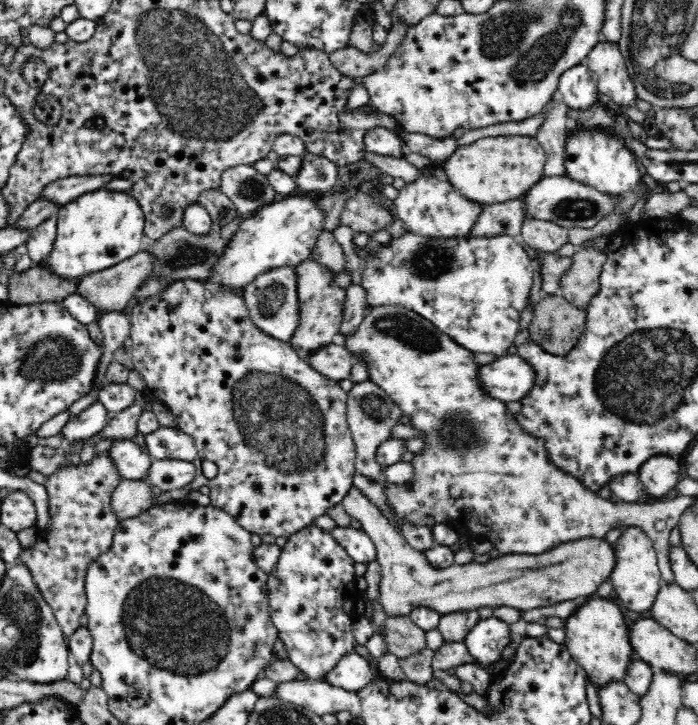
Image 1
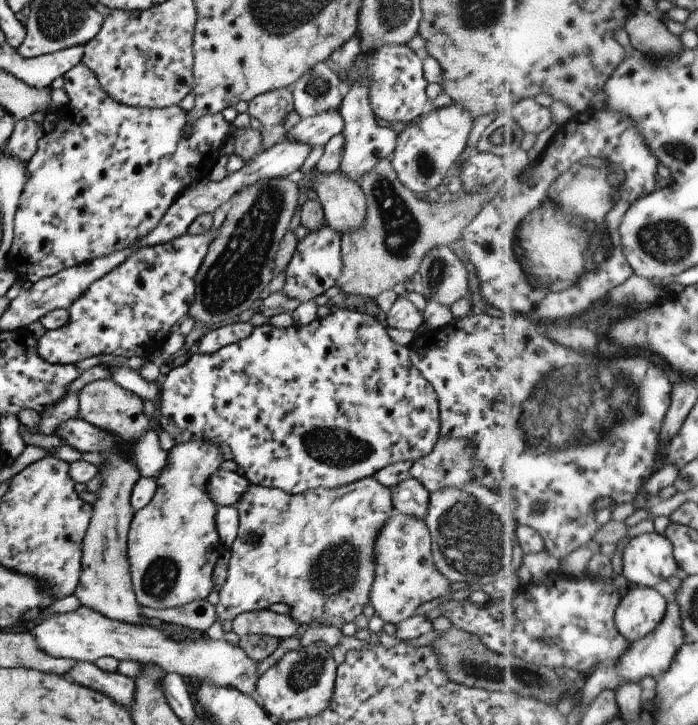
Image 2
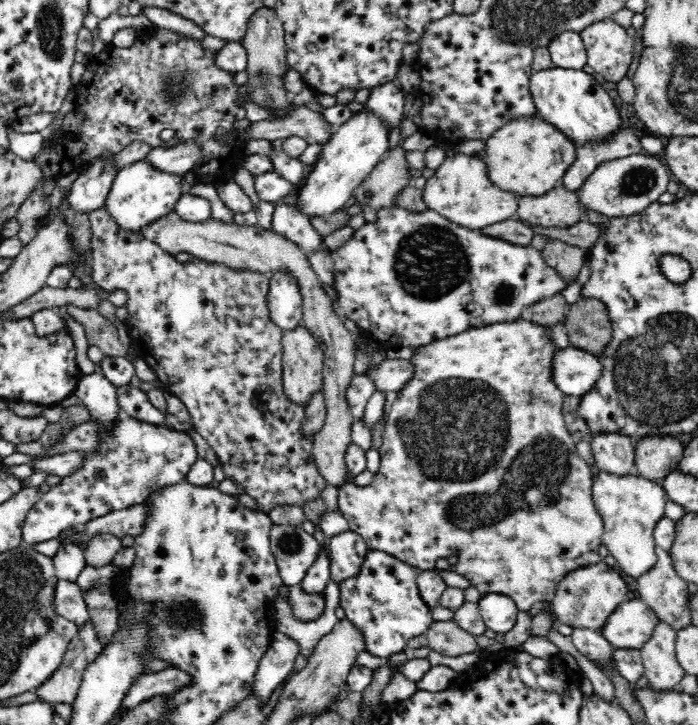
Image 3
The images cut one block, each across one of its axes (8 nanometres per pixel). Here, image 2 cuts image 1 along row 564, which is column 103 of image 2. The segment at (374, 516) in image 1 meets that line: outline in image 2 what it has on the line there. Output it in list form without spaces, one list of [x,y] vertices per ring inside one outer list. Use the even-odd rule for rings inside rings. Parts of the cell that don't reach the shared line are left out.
[[[100,379],[97,381],[85,384],[79,395],[79,418],[89,422],[92,426],[109,432],[117,438],[117,447],[113,451],[106,451],[101,453],[104,462],[97,466],[98,474],[102,479],[102,486],[97,490],[96,499],[92,503],[91,522],[84,533],[82,539],[82,556],[81,556],[81,571],[79,576],[79,583],[76,590],[73,592],[76,598],[85,607],[90,607],[92,610],[103,614],[104,616],[116,619],[122,622],[132,623],[135,625],[142,625],[142,615],[140,615],[140,604],[136,600],[133,591],[133,582],[131,581],[131,570],[127,559],[127,534],[131,520],[135,513],[131,505],[131,492],[136,484],[136,481],[141,477],[140,471],[133,463],[130,455],[125,455],[125,451],[130,451],[133,443],[136,443],[149,430],[150,419],[146,416],[143,409],[142,399],[135,393],[119,384],[116,384],[112,379]]]

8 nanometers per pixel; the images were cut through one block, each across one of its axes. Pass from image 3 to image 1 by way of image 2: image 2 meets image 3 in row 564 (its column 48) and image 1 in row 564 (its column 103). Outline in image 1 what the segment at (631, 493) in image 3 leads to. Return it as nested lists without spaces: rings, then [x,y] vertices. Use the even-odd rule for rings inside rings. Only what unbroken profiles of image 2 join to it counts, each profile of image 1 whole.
[[[627,527],[620,539],[613,544],[615,550],[615,565],[609,581],[613,584],[618,598],[626,604],[628,610],[646,612],[652,608],[656,595],[660,590],[661,572],[657,563],[654,542],[638,527]]]

